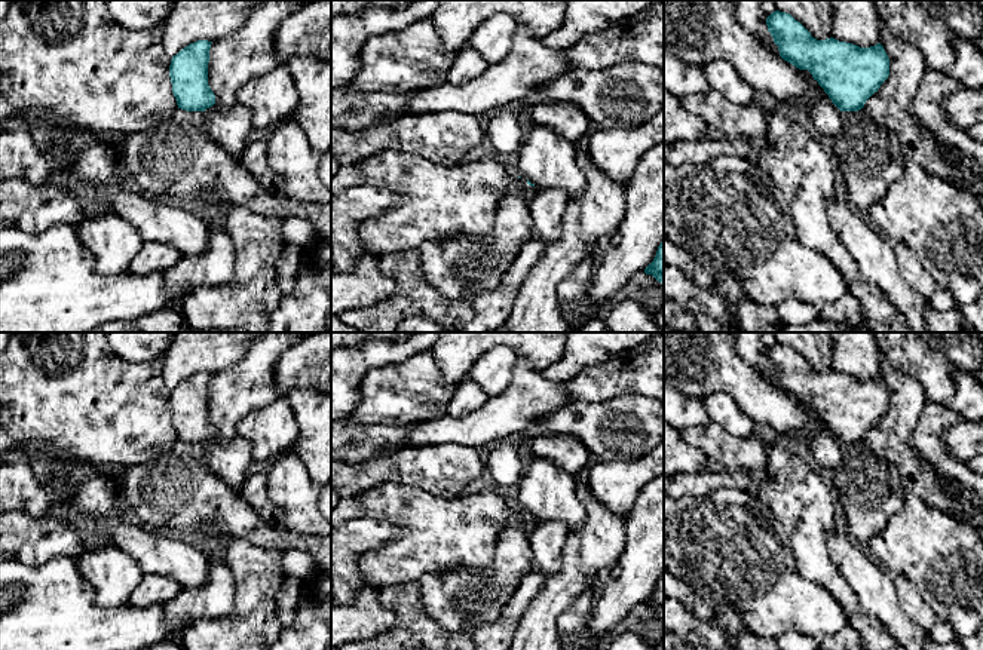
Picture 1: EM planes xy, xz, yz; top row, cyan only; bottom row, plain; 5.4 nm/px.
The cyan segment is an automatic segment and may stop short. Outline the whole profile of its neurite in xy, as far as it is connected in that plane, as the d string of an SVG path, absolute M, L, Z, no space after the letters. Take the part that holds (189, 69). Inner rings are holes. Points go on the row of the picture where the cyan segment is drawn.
M208 40L190 43L171 59L172 93L181 110L205 111L215 104L215 95L208 85L211 43Z

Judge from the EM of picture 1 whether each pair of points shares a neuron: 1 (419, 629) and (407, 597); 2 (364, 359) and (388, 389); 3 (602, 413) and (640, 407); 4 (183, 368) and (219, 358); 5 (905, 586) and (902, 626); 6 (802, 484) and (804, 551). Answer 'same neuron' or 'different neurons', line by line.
1: same neuron
2: different neurons
3: same neuron
4: same neuron
5: different neurons
6: same neuron

